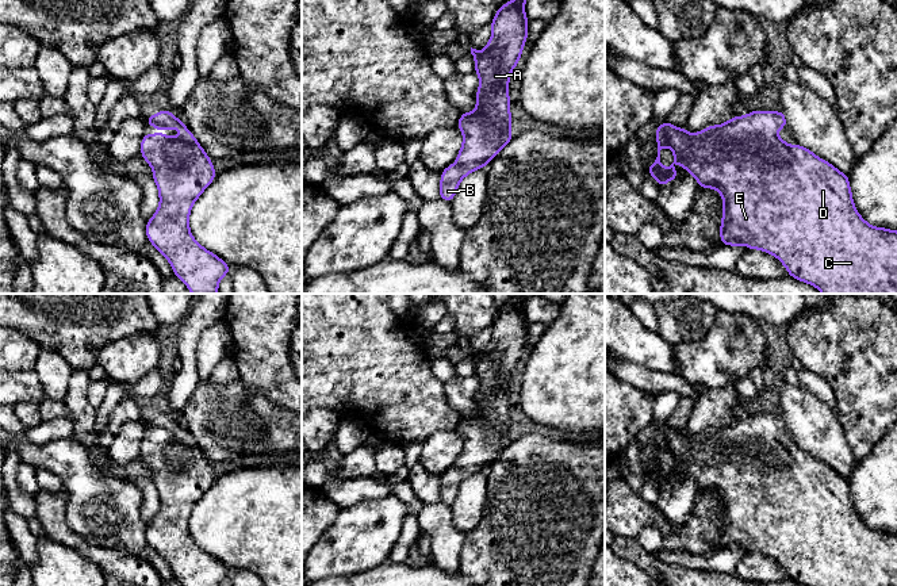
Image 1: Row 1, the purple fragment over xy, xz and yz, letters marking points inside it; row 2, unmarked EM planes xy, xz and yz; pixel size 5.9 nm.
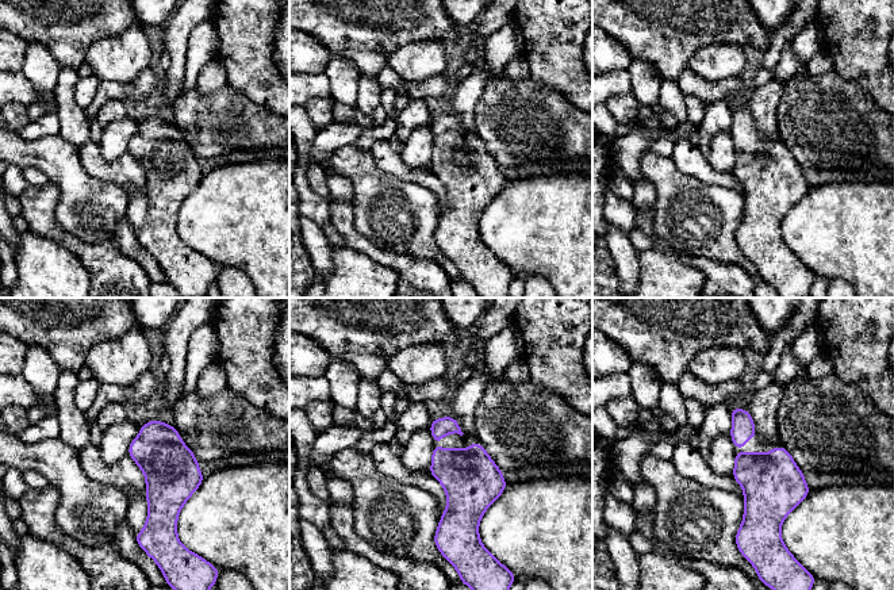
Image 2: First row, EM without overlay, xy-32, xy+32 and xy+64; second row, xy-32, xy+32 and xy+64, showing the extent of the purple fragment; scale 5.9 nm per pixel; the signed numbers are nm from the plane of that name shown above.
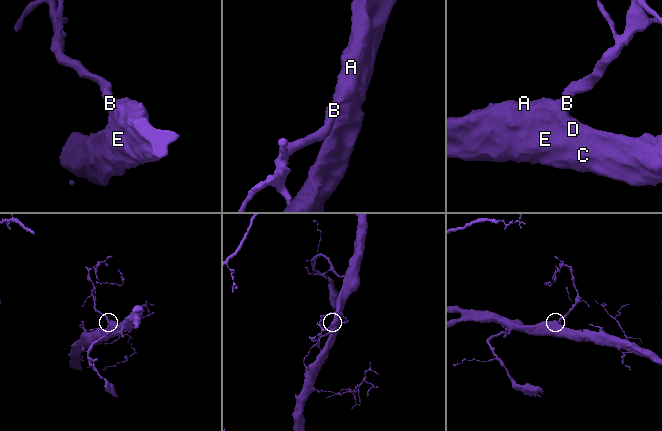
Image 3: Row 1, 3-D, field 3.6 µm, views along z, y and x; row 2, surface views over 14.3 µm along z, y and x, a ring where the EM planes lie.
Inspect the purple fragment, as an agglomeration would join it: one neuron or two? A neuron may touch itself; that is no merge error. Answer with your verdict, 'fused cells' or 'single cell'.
single cell

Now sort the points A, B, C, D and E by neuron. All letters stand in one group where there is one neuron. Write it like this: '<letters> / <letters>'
A B C D E

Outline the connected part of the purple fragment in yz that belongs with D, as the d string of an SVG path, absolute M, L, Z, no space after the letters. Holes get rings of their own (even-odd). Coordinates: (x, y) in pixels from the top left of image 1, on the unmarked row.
M782 413L771 415L763 414L750 414L744 420L732 420L724 428L709 429L695 437L689 437L686 430L678 432L668 425L662 425L655 434L658 447L658 460L652 468L645 474L655 480L659 490L663 490L668 484L679 480L679 476L674 474L674 468L679 466L690 478L698 483L698 491L714 491L720 495L722 501L722 525L720 529L720 543L722 548L739 549L747 548L750 554L759 552L775 559L789 575L789 579L804 585L804 586L897 586L897 533L889 533L885 531L874 531L867 526L860 517L856 514L852 495L850 491L850 482L847 478L842 476L828 464L817 460L809 452L796 447L794 449L785 445L778 437L778 432L785 432L786 421ZM664 449L670 449L674 456L674 466L668 471L660 468L660 453Z

